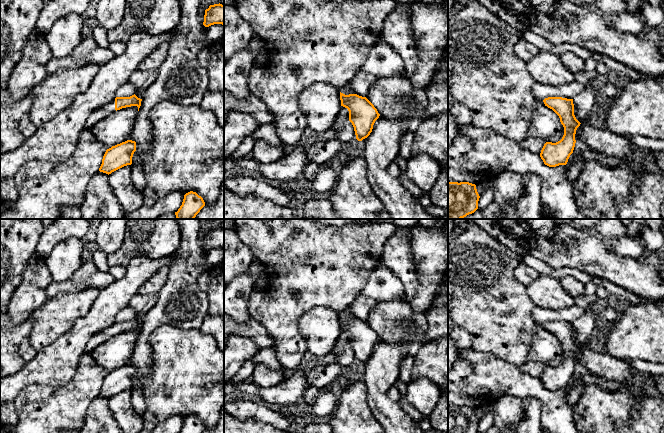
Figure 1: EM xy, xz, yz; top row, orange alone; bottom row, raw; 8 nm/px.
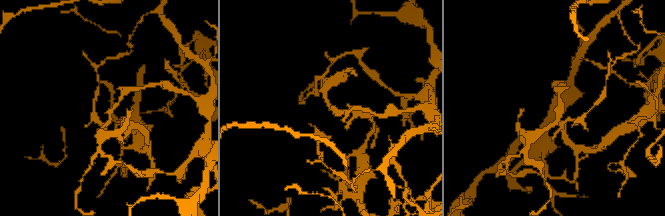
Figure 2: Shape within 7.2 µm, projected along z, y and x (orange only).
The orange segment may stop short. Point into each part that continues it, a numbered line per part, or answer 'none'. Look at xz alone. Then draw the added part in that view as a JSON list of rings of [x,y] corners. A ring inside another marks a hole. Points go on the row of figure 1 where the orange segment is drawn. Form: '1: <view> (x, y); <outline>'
none

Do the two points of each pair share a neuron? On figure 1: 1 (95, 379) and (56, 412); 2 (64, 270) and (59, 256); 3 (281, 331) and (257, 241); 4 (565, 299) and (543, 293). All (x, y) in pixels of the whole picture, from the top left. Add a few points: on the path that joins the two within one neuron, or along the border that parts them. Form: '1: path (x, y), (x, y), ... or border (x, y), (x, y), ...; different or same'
1: path (85, 387), (66, 406); same
2: path (62, 267), (60, 259); same
3: path (281, 308), (291, 284), (291, 271), (280, 260); same
4: path (560, 299), (548, 293); same

